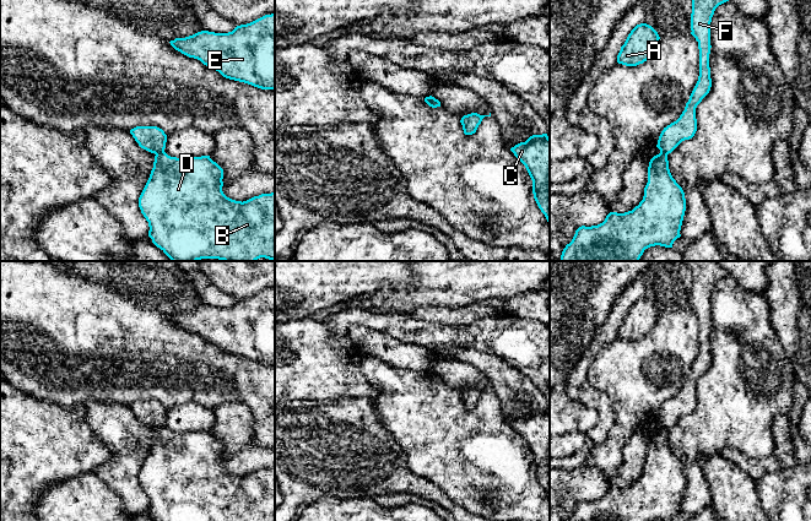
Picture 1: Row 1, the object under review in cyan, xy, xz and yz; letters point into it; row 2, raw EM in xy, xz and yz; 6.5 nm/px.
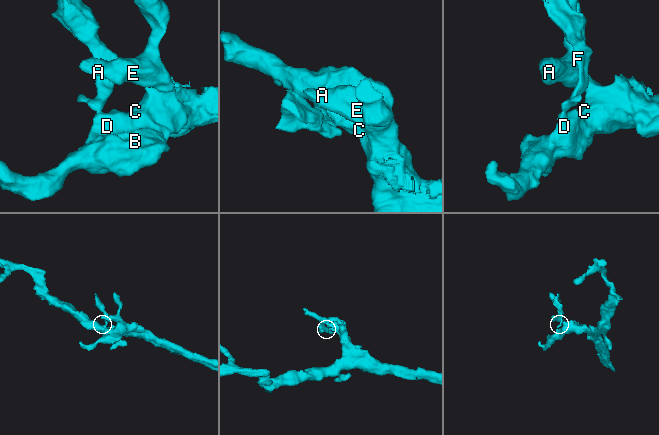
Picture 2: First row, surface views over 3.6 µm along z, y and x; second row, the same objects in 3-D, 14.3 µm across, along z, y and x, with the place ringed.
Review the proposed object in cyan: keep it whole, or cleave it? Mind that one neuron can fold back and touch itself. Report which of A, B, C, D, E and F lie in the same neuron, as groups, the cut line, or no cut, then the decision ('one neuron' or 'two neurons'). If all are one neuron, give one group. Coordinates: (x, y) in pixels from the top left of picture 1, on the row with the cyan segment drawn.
A B C D E / F | xy (163, 151), (156, 155) | two neurons

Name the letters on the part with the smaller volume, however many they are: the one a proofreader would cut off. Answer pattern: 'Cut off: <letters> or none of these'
Cut off: F

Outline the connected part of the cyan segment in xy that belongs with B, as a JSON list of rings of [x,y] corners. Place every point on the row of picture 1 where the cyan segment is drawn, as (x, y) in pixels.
[[[157,153],[139,197],[152,243],[172,261],[275,260],[275,192],[236,201],[223,194],[222,179],[223,169],[210,156],[177,158]]]

